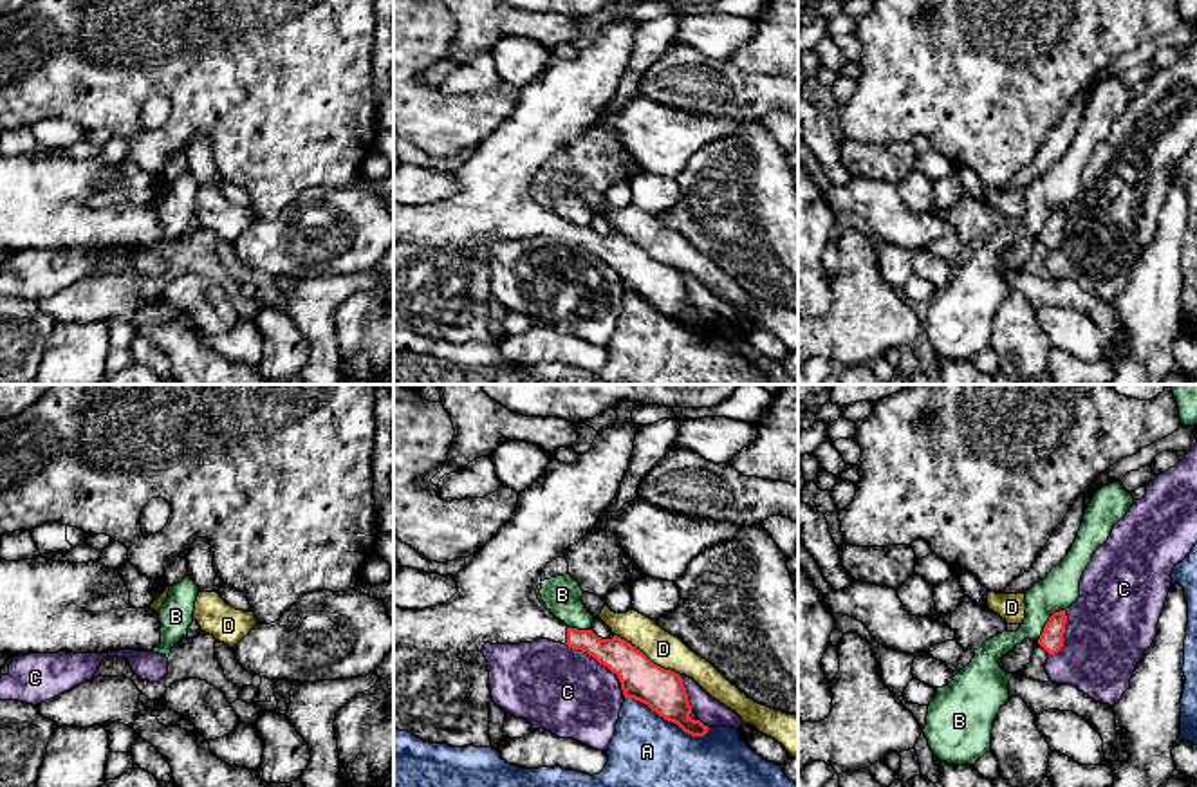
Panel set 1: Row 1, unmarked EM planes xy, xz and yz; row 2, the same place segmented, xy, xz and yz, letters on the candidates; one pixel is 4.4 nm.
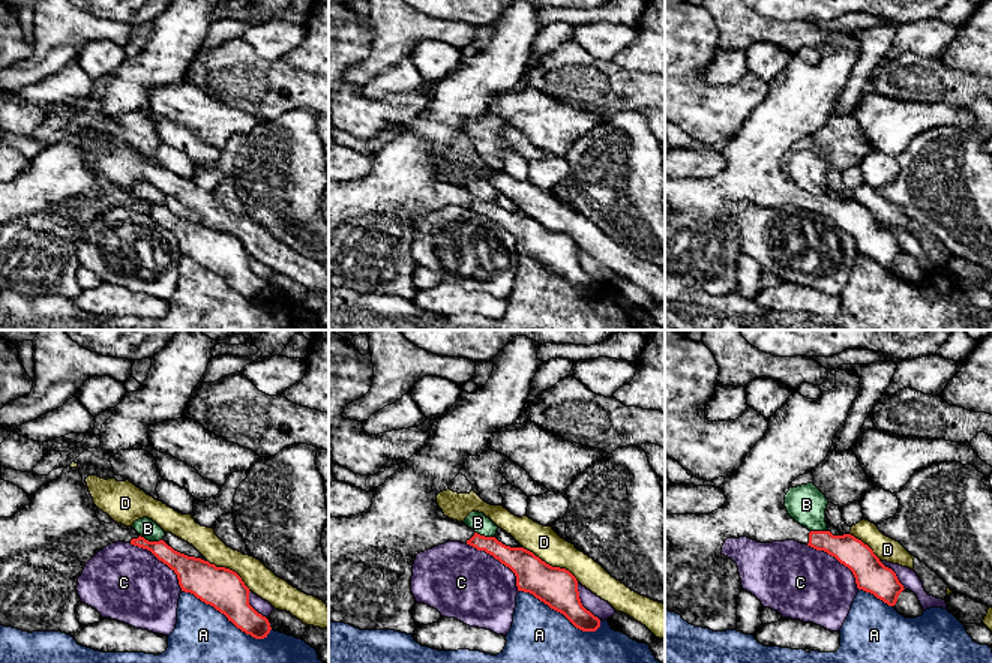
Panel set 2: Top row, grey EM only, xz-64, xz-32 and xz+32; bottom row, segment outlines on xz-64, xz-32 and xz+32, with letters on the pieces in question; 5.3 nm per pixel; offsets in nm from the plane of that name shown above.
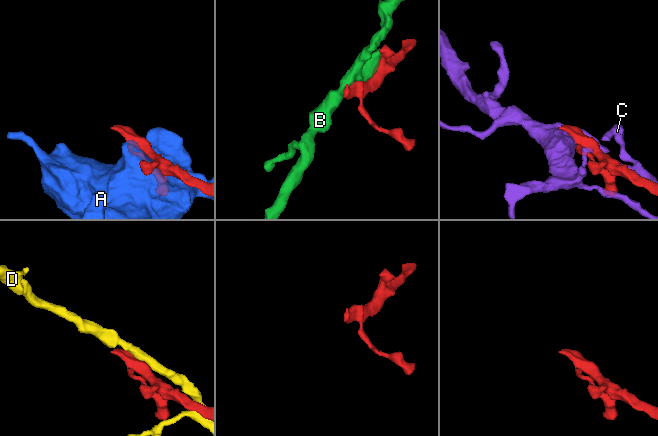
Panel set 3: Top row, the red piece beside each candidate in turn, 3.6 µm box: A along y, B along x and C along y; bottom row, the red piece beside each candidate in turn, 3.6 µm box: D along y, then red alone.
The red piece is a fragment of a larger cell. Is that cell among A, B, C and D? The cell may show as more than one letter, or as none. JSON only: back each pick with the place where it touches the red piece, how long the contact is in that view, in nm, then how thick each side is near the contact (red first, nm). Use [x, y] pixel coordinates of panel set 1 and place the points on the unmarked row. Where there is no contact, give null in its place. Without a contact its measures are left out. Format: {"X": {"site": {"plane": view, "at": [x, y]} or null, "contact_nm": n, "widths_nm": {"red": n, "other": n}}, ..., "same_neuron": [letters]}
{"same_neuron": []}

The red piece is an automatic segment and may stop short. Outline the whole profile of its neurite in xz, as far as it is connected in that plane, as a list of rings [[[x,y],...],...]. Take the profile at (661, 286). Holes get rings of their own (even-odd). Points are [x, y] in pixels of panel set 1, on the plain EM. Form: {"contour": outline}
{"contour": [[[637,0],[612,2],[617,16],[598,27],[589,49],[571,60],[551,56],[542,72],[518,88],[511,116],[482,144],[466,153],[464,164],[455,171],[459,188],[450,197],[422,206],[394,202],[394,325],[408,327],[430,339],[491,343],[493,292],[484,240],[549,235],[587,247],[607,262],[617,271],[625,294],[646,300],[691,332],[708,329],[708,321],[690,312],[691,301],[679,269],[654,260],[617,231],[601,235],[592,226],[567,222],[540,199],[536,190],[545,161],[583,135],[612,99],[641,23],[632,16],[636,4]]]}

